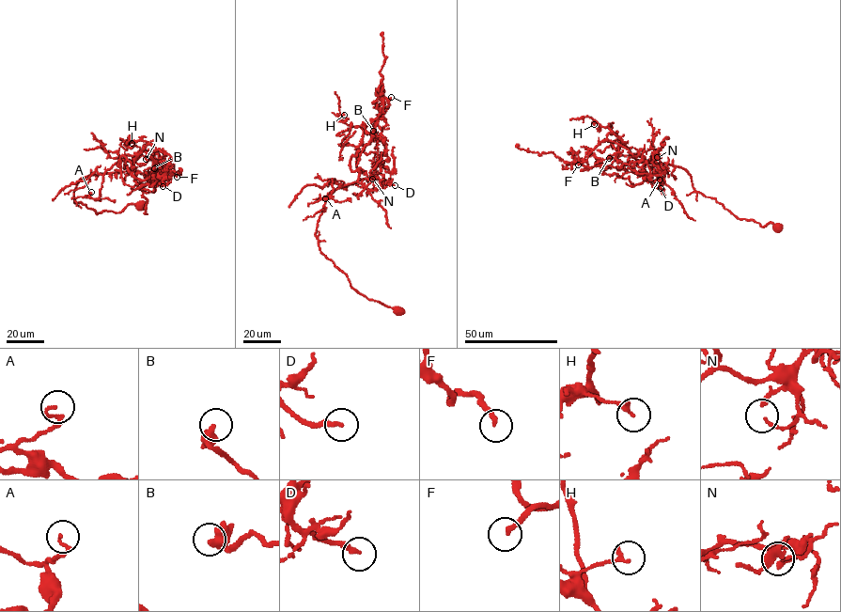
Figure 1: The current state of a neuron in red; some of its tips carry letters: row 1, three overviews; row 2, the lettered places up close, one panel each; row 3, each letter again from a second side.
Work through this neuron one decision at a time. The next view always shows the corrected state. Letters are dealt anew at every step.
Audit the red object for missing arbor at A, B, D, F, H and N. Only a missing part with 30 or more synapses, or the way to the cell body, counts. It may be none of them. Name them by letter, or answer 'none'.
F

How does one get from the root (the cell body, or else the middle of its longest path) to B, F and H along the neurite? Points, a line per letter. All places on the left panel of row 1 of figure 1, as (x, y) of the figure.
B: (139, 206), (97, 214), (73, 192), (125, 164), (140, 181), (164, 168), (154, 168)
F: (139, 206), (97, 214), (75, 203), (73, 192), (86, 176), (132, 170), (148, 144), (171, 157), (177, 177)
H: (139, 206), (97, 214), (73, 196), (86, 176), (132, 169), (147, 143), (132, 143)

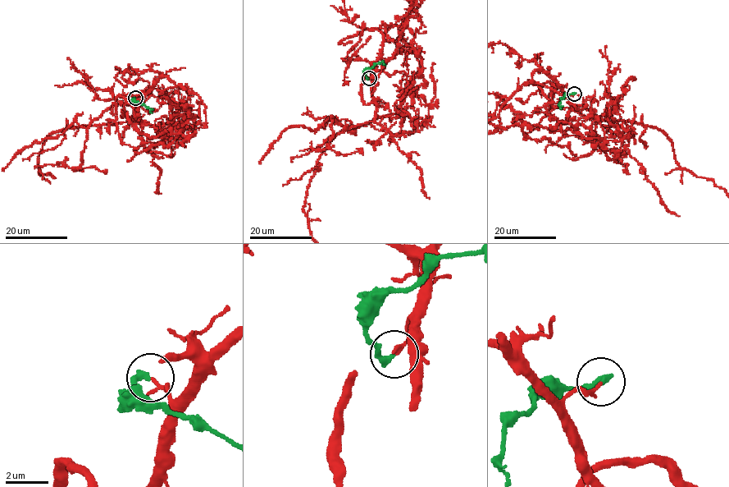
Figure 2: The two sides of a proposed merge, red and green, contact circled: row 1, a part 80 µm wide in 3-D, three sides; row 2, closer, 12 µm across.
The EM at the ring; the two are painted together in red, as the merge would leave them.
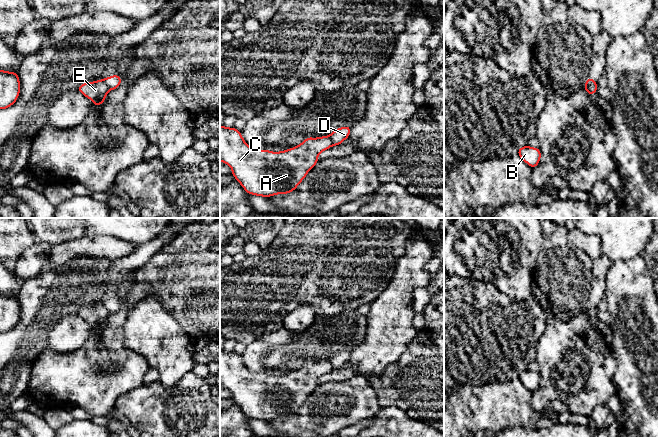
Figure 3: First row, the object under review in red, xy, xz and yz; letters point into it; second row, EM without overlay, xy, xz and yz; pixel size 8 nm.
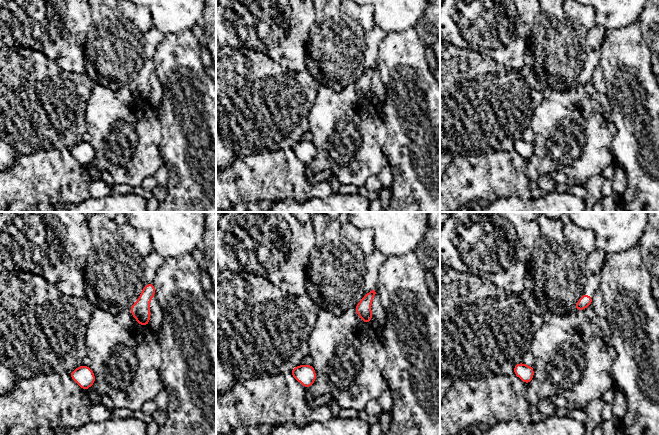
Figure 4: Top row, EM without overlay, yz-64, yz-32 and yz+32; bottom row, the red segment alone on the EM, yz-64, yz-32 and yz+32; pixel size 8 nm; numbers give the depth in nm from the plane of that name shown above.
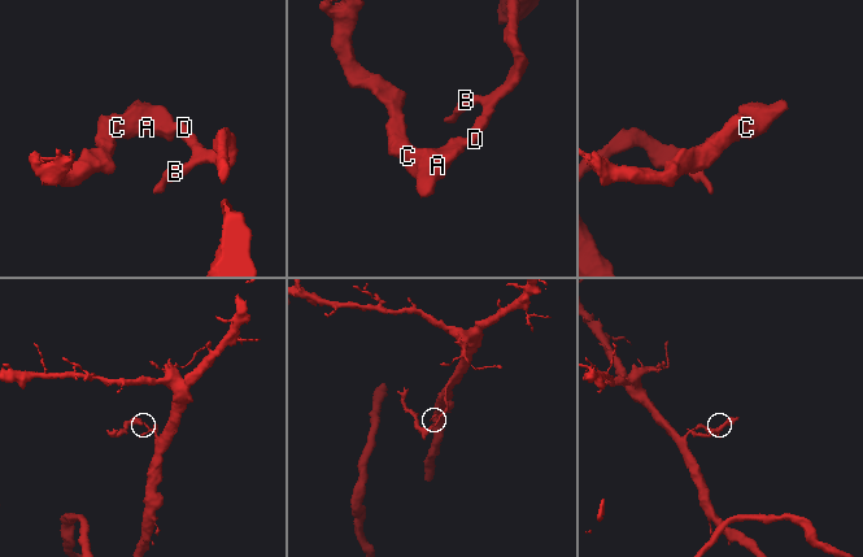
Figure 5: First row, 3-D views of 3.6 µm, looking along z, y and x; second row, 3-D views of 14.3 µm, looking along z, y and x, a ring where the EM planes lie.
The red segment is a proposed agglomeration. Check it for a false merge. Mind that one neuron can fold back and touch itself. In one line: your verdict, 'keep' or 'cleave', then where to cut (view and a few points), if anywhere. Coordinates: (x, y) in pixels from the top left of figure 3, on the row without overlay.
cleave | yz (595, 305), (585, 313)

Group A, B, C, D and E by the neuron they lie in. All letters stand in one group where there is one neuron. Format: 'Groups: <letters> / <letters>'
Groups: A C E / B D

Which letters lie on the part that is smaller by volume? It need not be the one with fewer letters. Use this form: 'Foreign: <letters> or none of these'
Foreign: A, C, E

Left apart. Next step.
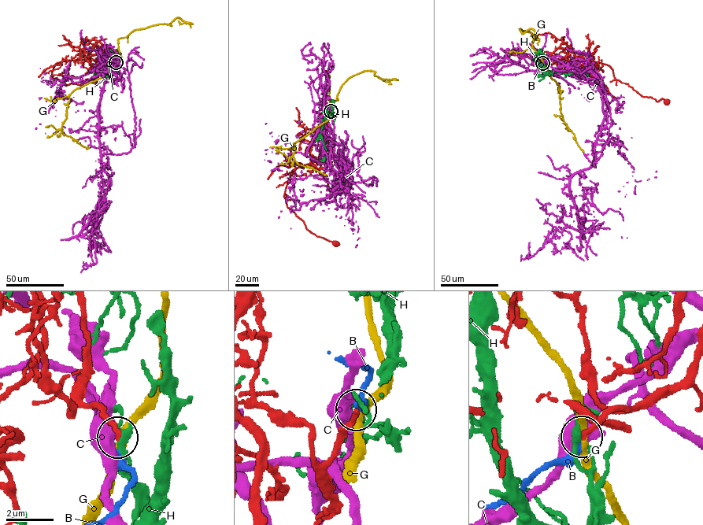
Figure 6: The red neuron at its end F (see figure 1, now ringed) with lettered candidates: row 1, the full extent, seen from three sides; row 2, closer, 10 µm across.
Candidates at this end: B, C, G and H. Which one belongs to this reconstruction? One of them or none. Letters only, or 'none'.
B

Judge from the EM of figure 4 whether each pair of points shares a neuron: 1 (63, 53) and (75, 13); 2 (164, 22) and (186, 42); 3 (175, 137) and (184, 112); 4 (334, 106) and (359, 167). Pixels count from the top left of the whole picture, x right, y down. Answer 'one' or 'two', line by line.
1: one
2: two
3: one
4: one

